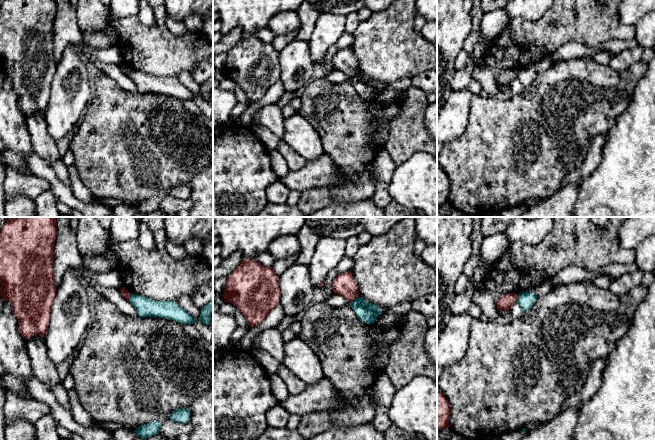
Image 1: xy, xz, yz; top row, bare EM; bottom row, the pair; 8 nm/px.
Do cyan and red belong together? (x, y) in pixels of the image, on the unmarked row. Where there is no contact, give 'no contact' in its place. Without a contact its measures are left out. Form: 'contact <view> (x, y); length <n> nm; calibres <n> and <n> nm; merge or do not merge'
contact xz (354, 76); length 100 nm; calibres 160 and 180 nm; do not merge

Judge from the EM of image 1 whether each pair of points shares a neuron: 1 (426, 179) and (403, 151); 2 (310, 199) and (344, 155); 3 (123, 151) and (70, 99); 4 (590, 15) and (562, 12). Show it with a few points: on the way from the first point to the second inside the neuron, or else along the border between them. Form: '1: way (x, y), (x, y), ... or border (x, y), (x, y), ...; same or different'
1: border (426, 151), (416, 151), (397, 166); different
2: way (327, 195), (339, 194), (352, 181), (352, 172); same
3: border (90, 98), (81, 118); different
4: way (583, 19), (575, 20), (569, 18); same

